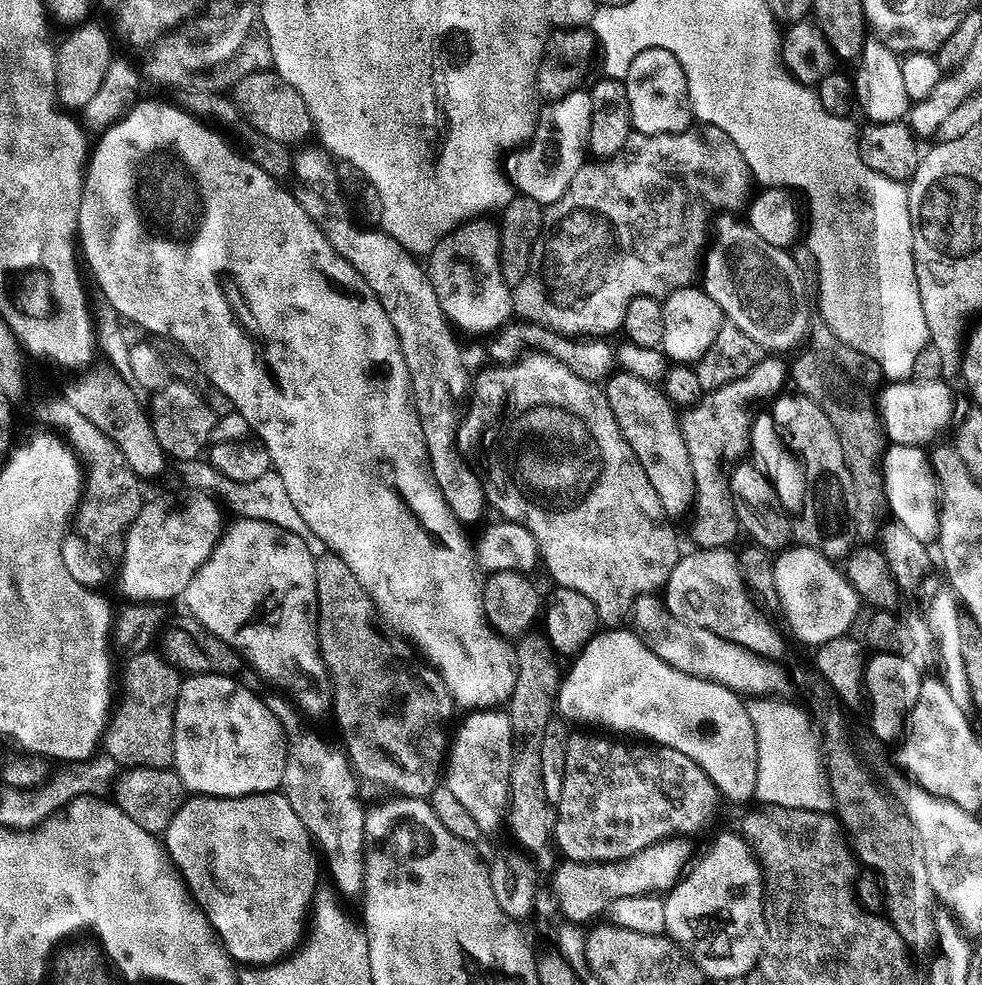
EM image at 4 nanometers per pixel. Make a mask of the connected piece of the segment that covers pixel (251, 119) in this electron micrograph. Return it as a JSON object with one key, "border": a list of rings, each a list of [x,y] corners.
{"border":[[[261,70],[246,74],[231,89],[230,96],[243,116],[243,121],[257,128],[276,144],[292,146],[295,140],[304,140],[313,135],[312,119],[306,110],[306,104],[275,71]]]}

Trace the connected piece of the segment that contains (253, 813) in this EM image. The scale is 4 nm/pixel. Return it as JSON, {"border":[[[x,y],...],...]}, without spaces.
{"border":[[[279,791],[263,792],[253,796],[235,796],[234,798],[189,795],[185,799],[184,805],[178,810],[178,814],[174,814],[174,818],[170,818],[170,826],[162,833],[162,843],[169,860],[180,873],[180,878],[183,880],[189,896],[196,901],[197,908],[203,912],[204,917],[210,922],[210,926],[216,931],[220,944],[228,951],[229,956],[237,965],[272,966],[287,957],[305,939],[306,925],[310,920],[310,909],[313,907],[313,900],[318,889],[316,879],[319,878],[320,872],[322,876],[322,868],[318,863],[318,852],[314,847],[312,835],[308,833],[306,826],[302,826],[302,818],[298,818],[298,814],[294,814],[294,806],[290,806],[288,799]]]}

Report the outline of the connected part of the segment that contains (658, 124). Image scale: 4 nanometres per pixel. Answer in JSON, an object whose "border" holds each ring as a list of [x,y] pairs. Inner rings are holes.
{"border":[[[647,48],[639,52],[629,62],[622,83],[624,97],[628,103],[628,118],[631,127],[639,135],[653,136],[663,132],[682,132],[689,127],[690,120],[686,113],[690,105],[684,71],[678,66],[674,56],[666,50]]]}

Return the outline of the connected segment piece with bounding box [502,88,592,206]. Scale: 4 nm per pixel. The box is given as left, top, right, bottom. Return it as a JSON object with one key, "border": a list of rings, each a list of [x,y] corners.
{"border":[[[579,88],[568,95],[564,95],[560,100],[551,101],[541,114],[539,111],[535,121],[533,132],[529,140],[520,147],[509,151],[505,155],[505,162],[502,168],[509,185],[519,195],[534,199],[539,205],[547,206],[557,201],[565,193],[574,174],[580,167],[583,167],[584,158],[580,154],[584,152],[589,132],[590,110],[592,109],[592,97],[589,91]]]}

